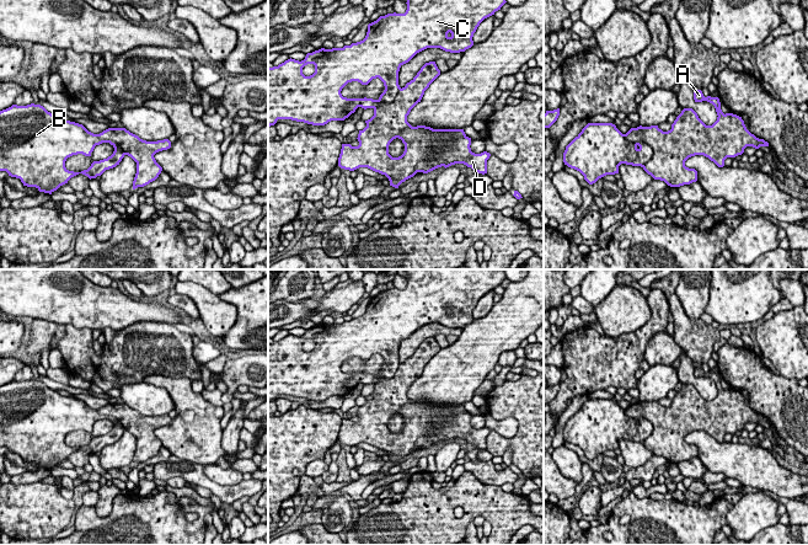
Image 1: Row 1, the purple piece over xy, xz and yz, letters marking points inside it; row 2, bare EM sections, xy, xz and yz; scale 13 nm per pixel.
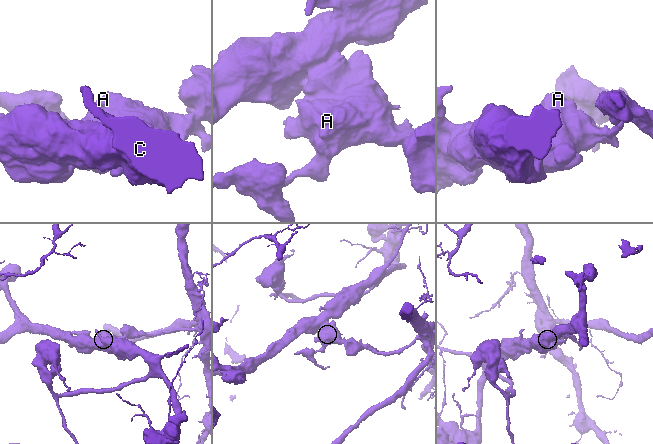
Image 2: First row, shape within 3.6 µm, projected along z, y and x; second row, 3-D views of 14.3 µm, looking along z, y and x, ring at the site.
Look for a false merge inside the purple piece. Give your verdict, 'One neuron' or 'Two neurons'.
One neuron

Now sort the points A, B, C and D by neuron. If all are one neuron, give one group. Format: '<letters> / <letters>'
A B C D

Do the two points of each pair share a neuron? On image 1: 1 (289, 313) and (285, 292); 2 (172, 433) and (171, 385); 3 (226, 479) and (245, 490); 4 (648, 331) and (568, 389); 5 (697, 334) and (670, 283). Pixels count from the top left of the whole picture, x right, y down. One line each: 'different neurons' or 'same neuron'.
1: different neurons
2: same neuron
3: different neurons
4: same neuron
5: same neuron

